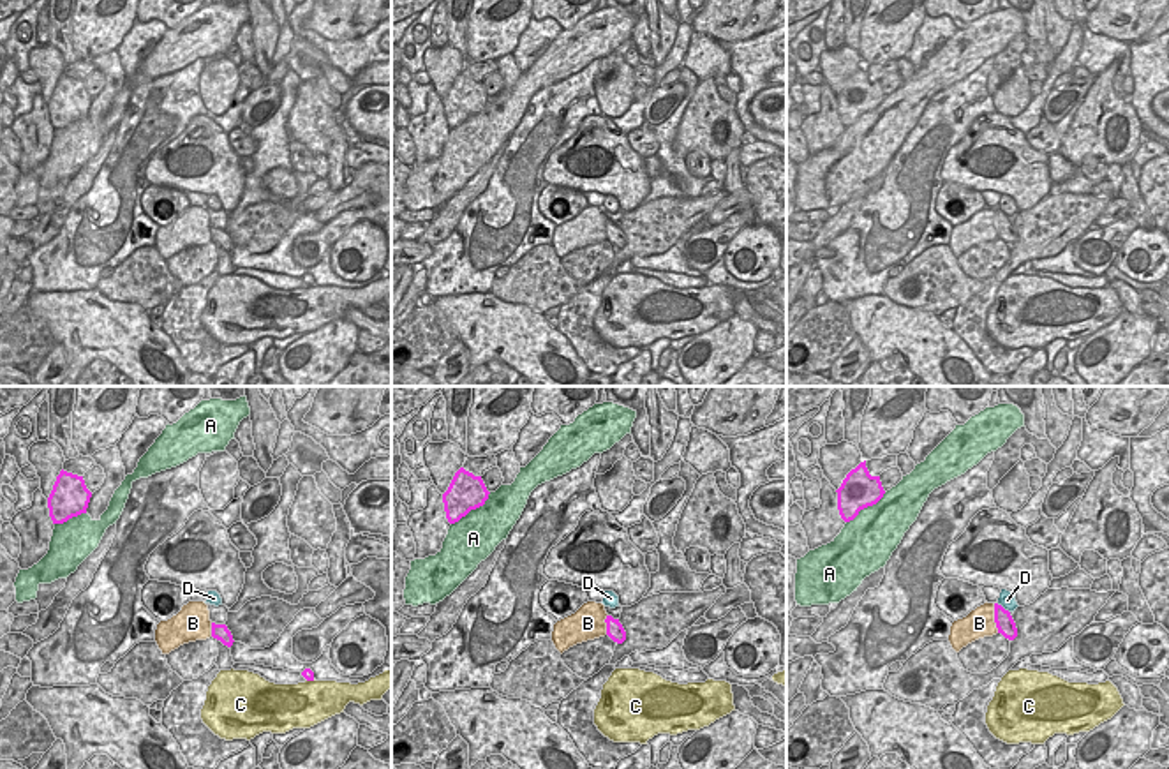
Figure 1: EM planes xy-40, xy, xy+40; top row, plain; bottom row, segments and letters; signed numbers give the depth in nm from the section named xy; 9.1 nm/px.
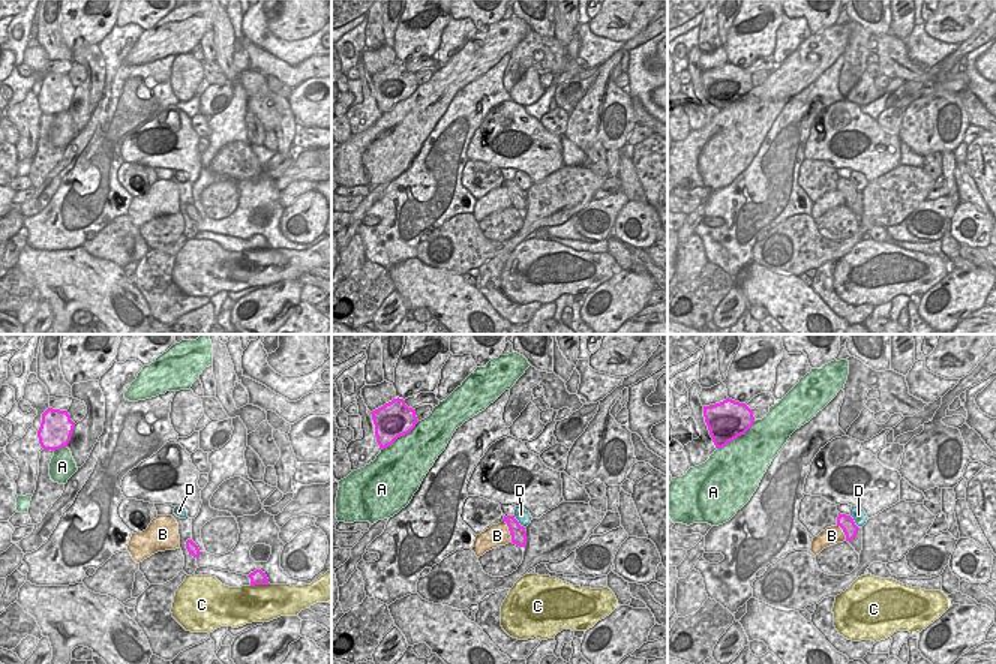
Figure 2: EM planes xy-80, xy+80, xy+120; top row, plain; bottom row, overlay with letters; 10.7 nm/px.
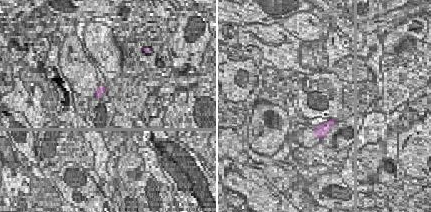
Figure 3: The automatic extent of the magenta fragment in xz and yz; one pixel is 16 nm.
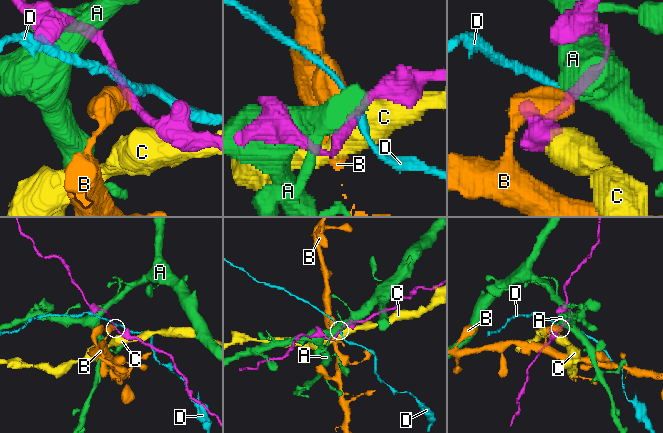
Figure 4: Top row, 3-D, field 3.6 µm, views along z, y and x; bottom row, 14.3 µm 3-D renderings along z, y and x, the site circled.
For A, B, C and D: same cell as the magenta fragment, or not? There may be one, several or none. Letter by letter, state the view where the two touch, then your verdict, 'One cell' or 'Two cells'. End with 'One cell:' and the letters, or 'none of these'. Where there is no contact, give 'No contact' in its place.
A: Touches magenta in xy. Two cells
B: Touches magenta in xy+40. Two cells
C: Touches magenta in xy-40. Two cells
D: Touches magenta in xy+40. Two cells
One cell: none of these

